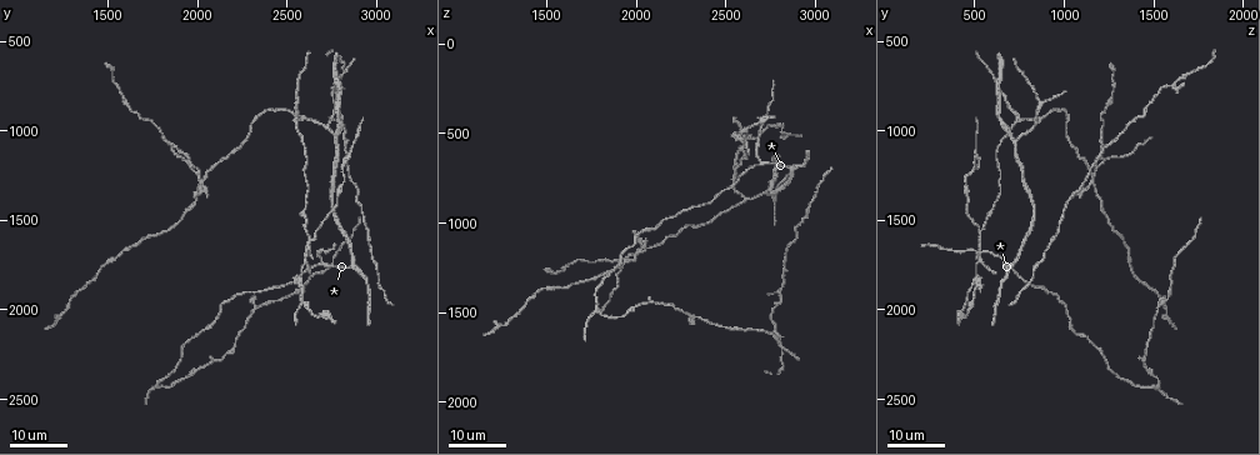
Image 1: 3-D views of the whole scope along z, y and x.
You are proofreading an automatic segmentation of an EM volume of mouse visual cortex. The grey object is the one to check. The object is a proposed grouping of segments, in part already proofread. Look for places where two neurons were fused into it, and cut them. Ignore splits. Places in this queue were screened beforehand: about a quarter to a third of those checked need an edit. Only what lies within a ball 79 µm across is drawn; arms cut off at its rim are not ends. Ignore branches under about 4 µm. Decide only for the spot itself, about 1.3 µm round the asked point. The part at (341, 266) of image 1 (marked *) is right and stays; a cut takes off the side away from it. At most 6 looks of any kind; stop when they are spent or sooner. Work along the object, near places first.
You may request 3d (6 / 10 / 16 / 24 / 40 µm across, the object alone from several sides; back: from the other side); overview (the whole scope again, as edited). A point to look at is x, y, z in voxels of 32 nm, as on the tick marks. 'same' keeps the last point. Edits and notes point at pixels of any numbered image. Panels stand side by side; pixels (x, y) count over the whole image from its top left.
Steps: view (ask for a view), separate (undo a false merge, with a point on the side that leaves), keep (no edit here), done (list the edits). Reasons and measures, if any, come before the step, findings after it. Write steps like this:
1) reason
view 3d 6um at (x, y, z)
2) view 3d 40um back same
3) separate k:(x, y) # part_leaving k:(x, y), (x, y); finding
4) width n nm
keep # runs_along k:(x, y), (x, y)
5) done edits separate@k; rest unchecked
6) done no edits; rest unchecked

sudden change in width
view 3d 24um at (2600, 1440, 600)

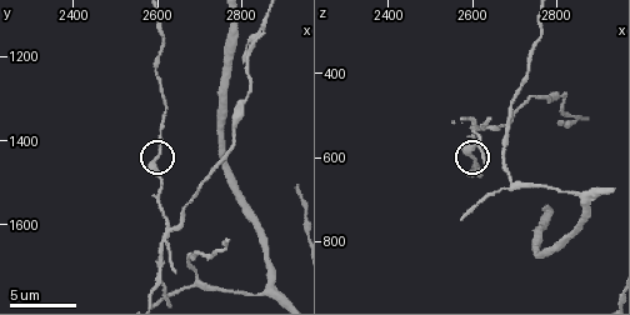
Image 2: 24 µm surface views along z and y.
view 3d 6um at (2605, 1435, 600)

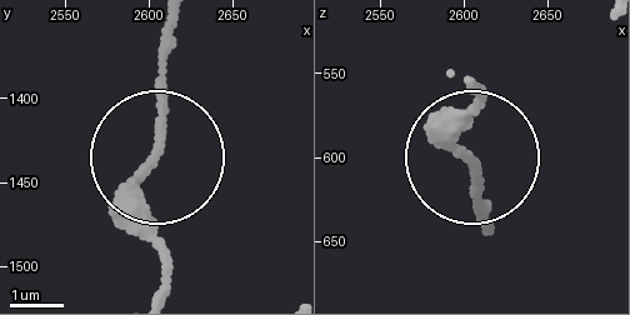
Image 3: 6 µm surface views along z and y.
view 3d 6um back at (2602, 1438, 598)

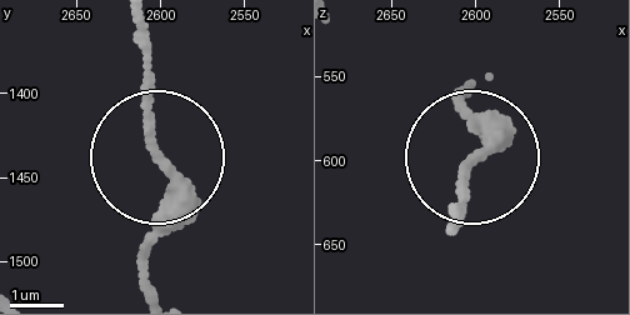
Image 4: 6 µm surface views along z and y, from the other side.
keep # runs_along 4:(451, 221), (479, 149), (465, 95); continuous, no second neuron

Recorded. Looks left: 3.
sudden change in width
view 3d 16um at (2720, 1780, 1600)

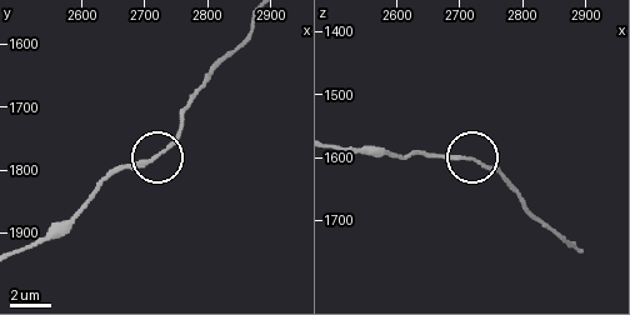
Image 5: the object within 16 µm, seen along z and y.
zoom in
view 3d 6um at (2720, 1780, 1605)

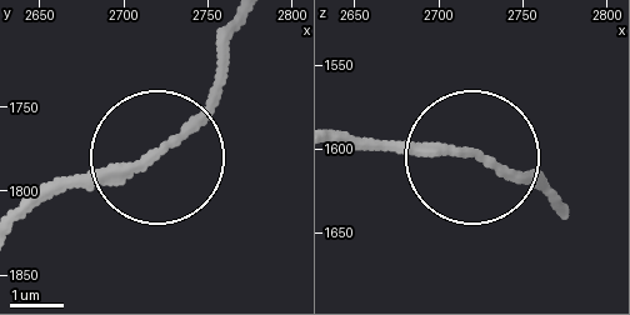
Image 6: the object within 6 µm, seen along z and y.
width 170 nm
keep # runs_along 6:(33, 210), (154, 160), (194, 120), (243, 30); all the same neuron

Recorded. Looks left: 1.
three-way junction
view 3d 10um at (2880, 1745, 710)

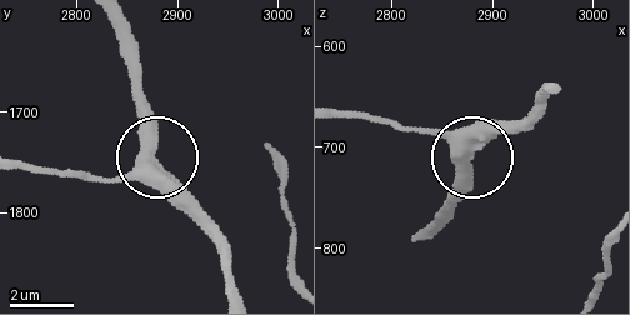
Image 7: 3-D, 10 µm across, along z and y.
keep # runs_along 7:(85, 173), (123, 178), (153, 159), (216, 224); continuous, no second neuron

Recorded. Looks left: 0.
done no edits; rest unchecked

